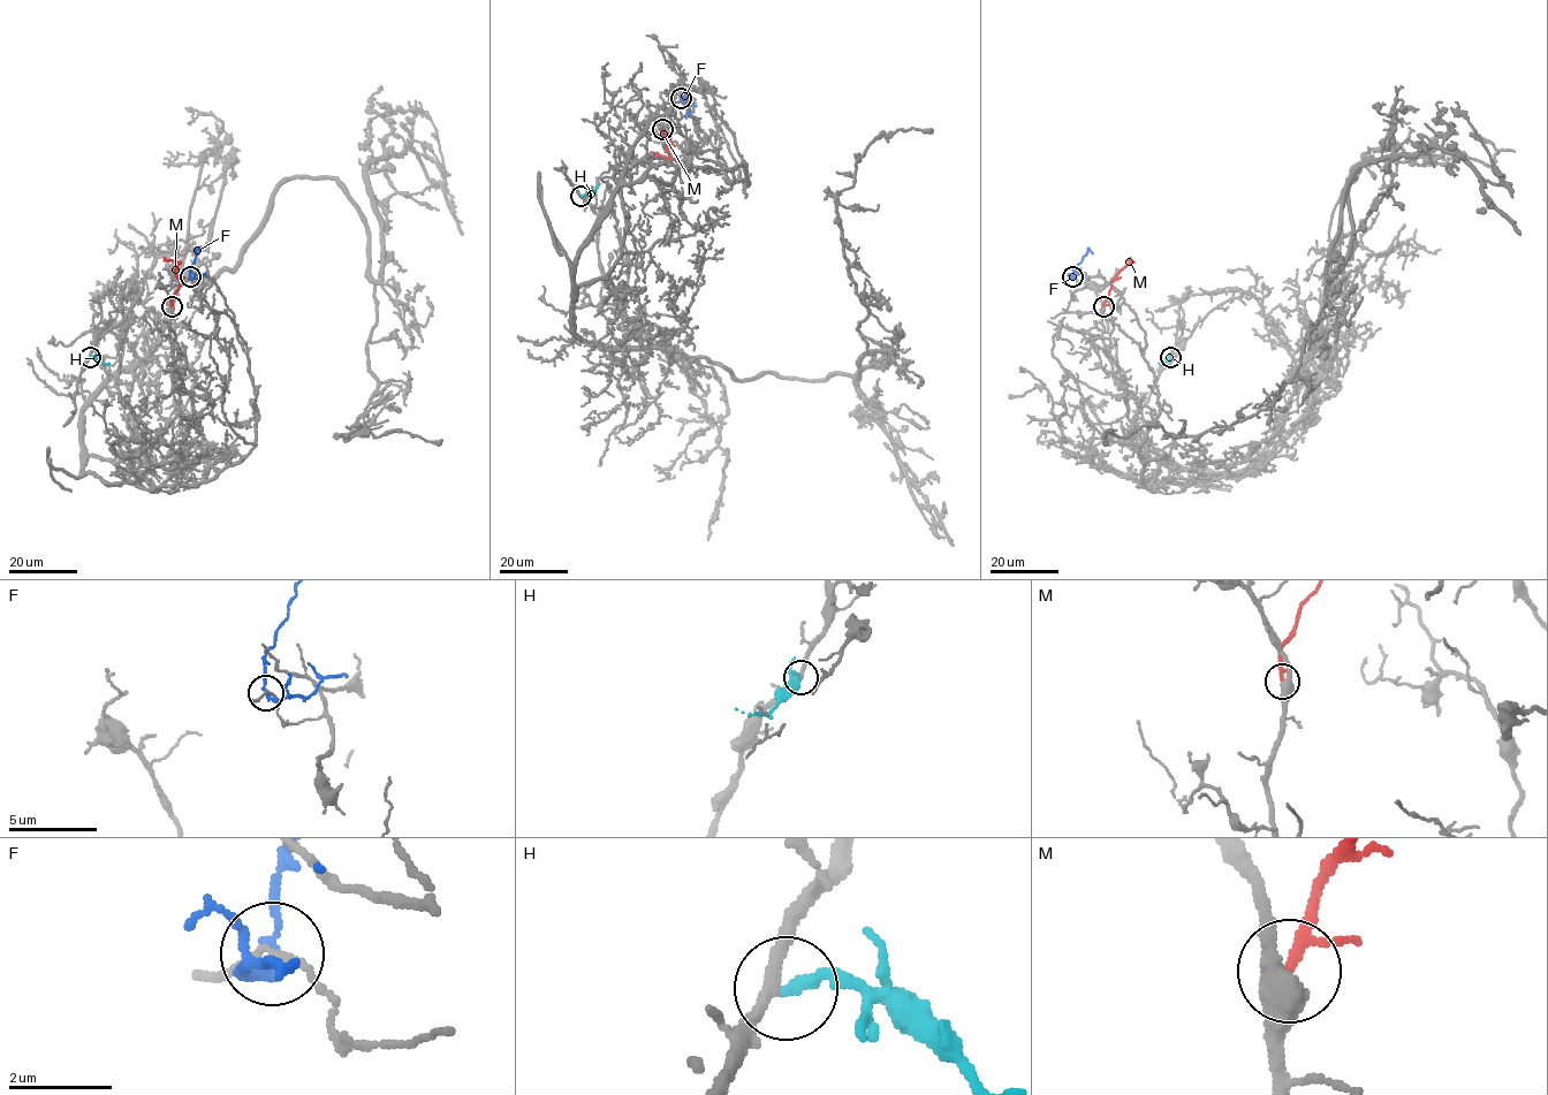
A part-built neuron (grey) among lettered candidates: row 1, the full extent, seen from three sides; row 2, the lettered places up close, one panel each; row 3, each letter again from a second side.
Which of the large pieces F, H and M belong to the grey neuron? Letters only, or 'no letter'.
M

